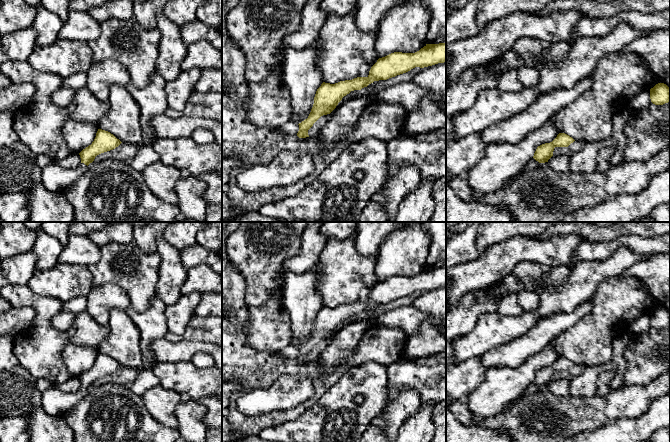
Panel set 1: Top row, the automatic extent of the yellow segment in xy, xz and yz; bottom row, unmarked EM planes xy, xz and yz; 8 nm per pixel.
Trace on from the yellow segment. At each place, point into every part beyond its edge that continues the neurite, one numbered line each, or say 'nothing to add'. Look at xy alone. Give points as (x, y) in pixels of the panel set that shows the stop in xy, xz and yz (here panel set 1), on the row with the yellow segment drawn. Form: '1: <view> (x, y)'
1: xy (54, 177)

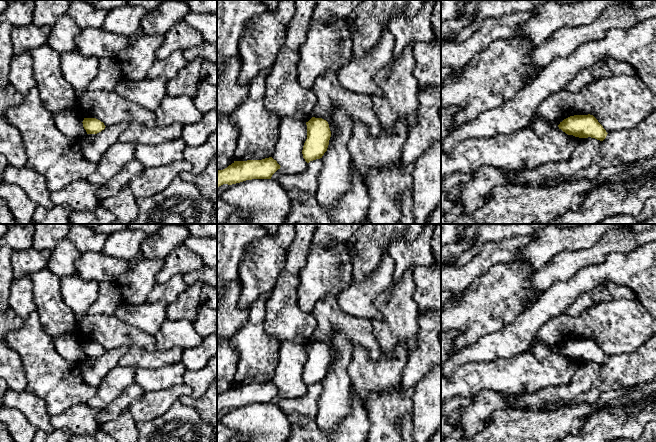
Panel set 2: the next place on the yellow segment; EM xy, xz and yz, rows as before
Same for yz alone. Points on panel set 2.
nothing to add

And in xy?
nothing to add

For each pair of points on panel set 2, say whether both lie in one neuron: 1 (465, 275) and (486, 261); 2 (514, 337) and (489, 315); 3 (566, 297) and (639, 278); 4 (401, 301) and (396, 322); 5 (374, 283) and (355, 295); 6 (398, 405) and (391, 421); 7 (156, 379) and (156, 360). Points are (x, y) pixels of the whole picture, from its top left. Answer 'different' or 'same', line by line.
1: same
2: different
3: same
4: same
5: same
6: same
7: different

